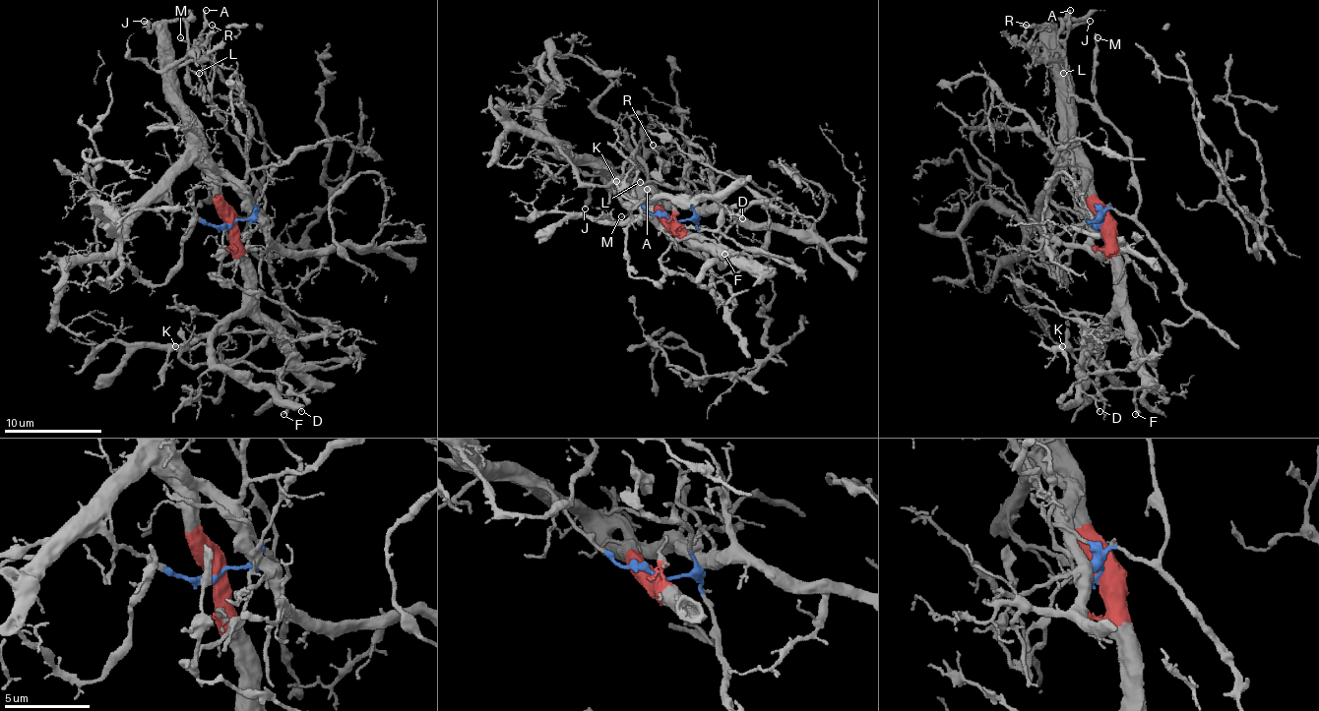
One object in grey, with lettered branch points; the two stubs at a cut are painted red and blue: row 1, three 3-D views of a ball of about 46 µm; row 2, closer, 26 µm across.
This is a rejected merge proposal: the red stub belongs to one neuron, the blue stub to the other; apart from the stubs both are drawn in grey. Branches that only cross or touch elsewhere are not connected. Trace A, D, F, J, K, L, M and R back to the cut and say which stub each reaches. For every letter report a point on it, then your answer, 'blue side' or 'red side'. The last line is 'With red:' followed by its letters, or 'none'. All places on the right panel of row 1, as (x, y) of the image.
A: place (1070, 10); blue side
D: place (1099, 411); red side
F: place (1135, 414); red side
J: place (1090, 21); red side
K: place (1062, 346); red side
L: place (1063, 73); red side
M: place (1098, 37); blue side
R: place (1026, 25); red side
With red: D, F, J, K, L, R

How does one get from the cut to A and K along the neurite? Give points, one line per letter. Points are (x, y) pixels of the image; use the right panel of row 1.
A: (1100, 225), (1110, 207), (1132, 215), (1140, 188), (1130, 145), (1088, 102), (1081, 102), (1068, 83), (1071, 10)
K: (1100, 225), (1105, 257), (1112, 265), (1112, 314), (1073, 350), (1061, 345)

